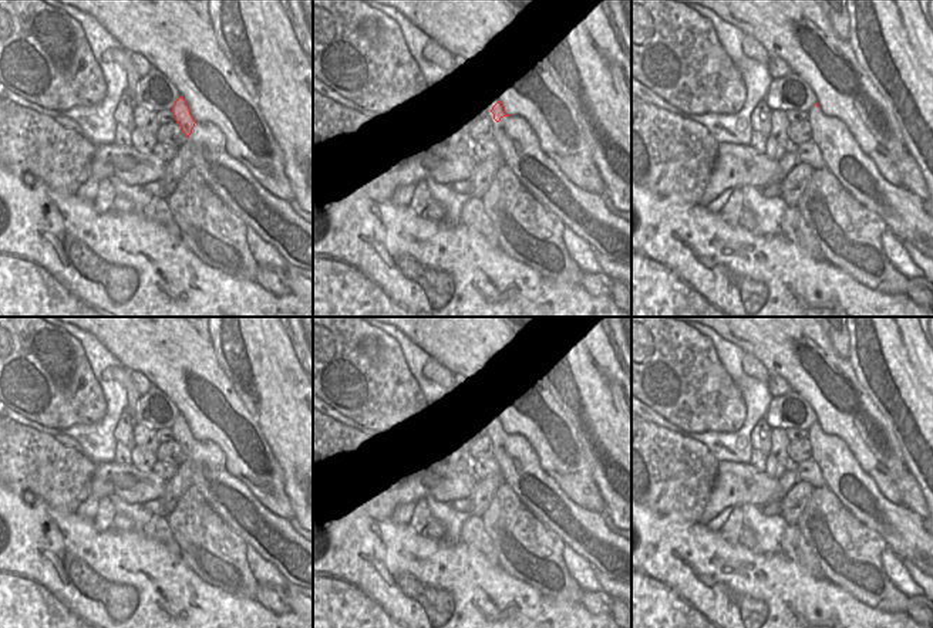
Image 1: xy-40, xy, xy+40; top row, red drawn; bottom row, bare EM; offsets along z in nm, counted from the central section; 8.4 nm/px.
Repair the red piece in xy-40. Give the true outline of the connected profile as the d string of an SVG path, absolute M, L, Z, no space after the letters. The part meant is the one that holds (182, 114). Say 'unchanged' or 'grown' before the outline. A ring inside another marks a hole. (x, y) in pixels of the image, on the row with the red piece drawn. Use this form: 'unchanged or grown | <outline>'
grown | M183 97L172 107L174 122L181 125L192 145L195 168L215 195L276 247L287 266L313 271L313 224L300 217L290 202L266 190L239 161L225 149L225 135L210 122L196 122Z

